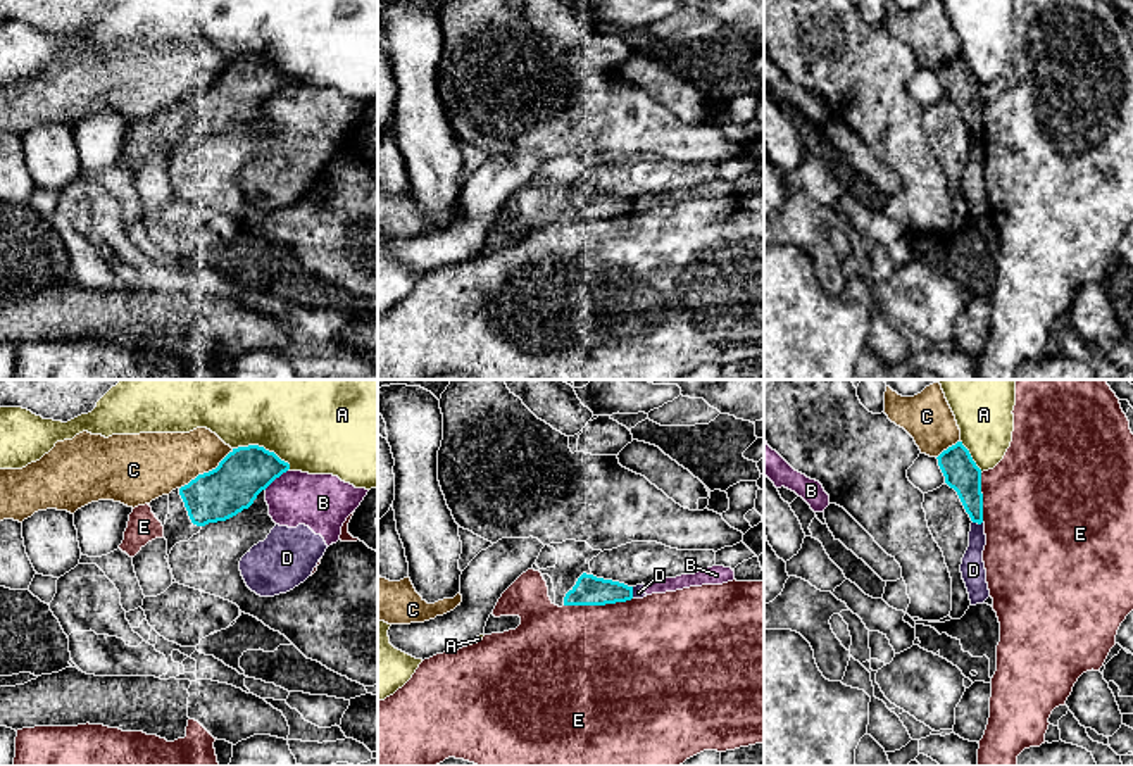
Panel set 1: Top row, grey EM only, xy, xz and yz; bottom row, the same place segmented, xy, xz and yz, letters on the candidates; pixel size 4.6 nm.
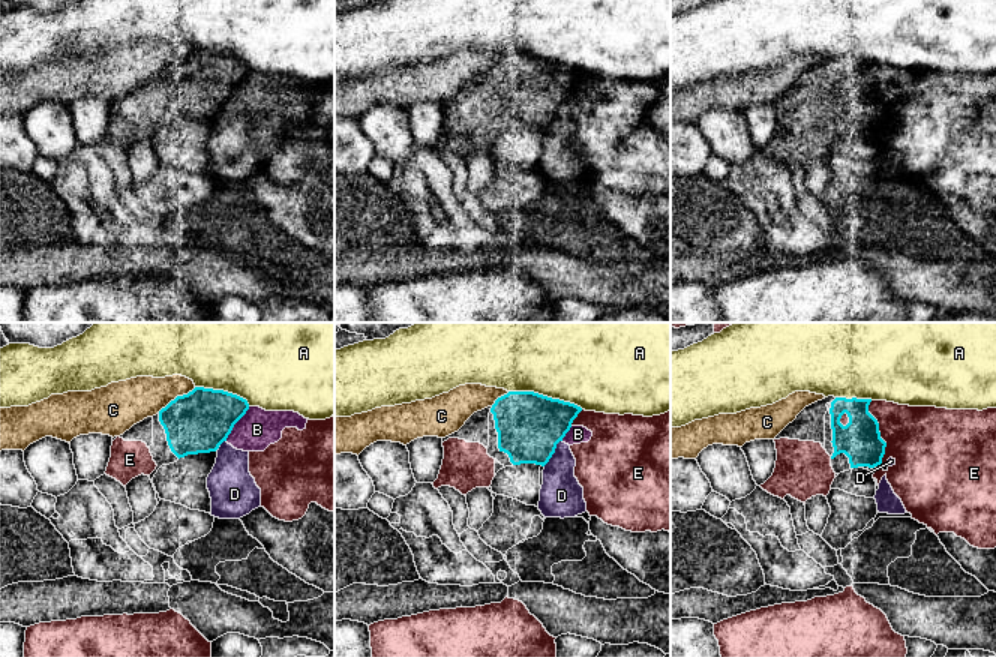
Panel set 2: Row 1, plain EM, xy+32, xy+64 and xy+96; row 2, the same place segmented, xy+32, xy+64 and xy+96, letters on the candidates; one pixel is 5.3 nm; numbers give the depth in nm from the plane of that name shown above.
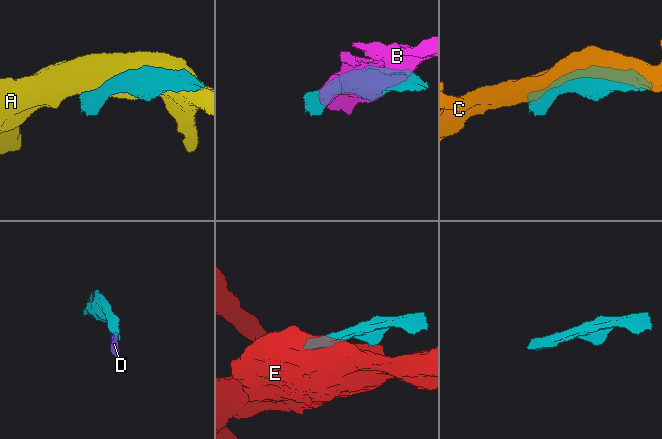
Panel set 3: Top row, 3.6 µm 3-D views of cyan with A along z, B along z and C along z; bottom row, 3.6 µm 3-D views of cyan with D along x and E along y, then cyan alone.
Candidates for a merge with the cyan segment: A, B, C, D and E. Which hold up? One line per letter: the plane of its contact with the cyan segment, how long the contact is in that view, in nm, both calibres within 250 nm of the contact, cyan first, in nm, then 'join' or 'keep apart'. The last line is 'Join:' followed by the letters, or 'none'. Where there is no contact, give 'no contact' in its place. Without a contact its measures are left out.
A: contact in xy; length 280 nm; calibres 240 and 400 nm; keep apart
B: contact in xy; length 140 nm; calibres 240 and 260 nm; keep apart
C: contact in xy; length 320 nm; calibres 240 and 300 nm; keep apart
D: contact in yz; length 50 nm; calibres 160 and 110 nm; keep apart
E: contact in xz; length 320 nm; calibres 140 and 500 nm; keep apart
Join: none

